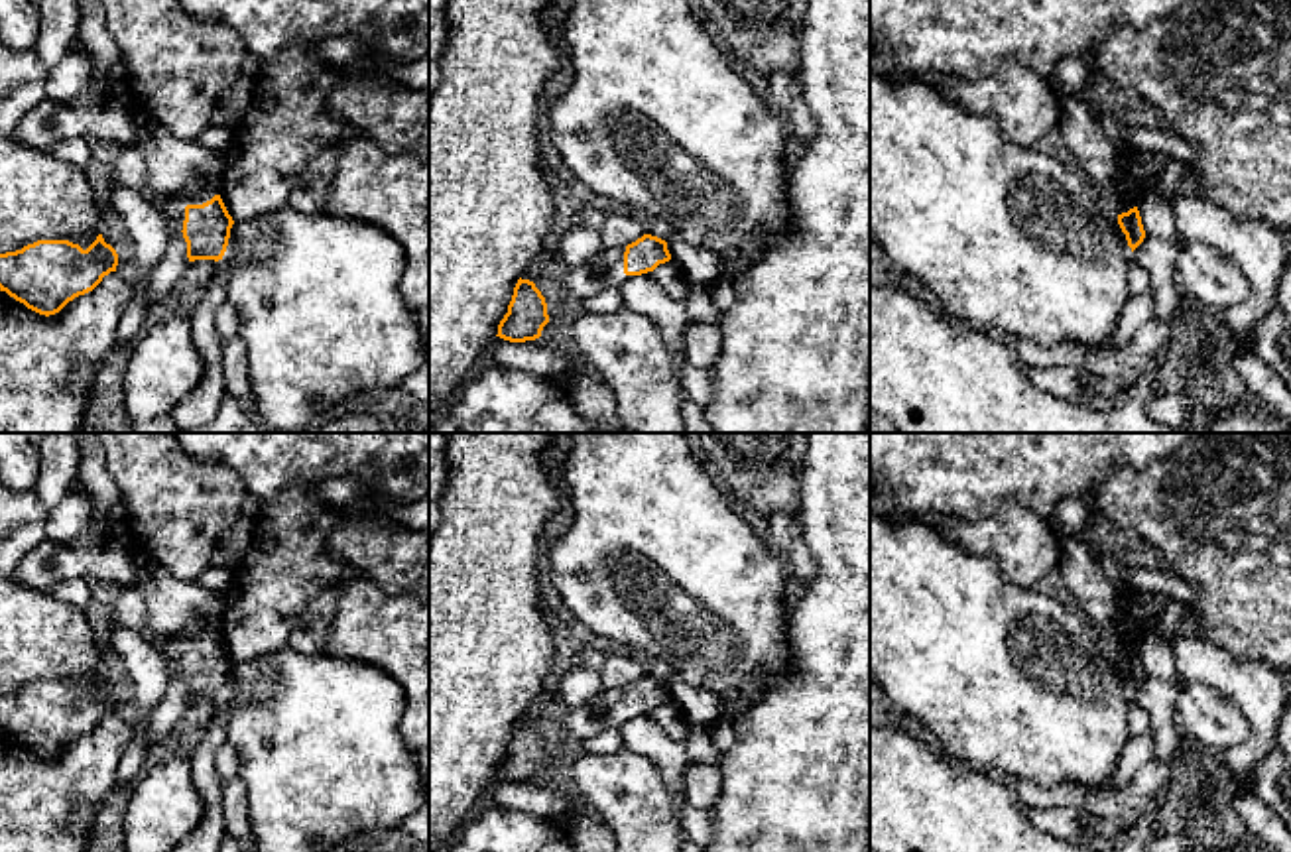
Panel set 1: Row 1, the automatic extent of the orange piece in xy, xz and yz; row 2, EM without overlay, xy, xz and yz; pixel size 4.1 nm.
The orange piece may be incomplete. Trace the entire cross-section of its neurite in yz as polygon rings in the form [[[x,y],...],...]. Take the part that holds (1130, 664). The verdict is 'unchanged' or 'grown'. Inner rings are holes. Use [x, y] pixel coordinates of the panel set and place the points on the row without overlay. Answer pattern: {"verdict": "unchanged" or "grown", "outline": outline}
{"verdict": "unchanged", "outline": [[[1137,647],[1118,655],[1118,665],[1122,673],[1126,675],[1128,687],[1134,693],[1145,679],[1145,671],[1143,671]]]}

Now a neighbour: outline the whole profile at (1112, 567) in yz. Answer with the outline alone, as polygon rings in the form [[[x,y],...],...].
[[[1086,545],[1092,561],[1098,565],[1098,569],[1112,580],[1122,580],[1122,571],[1126,569],[1124,563],[1116,557],[1104,557],[1096,545]]]

